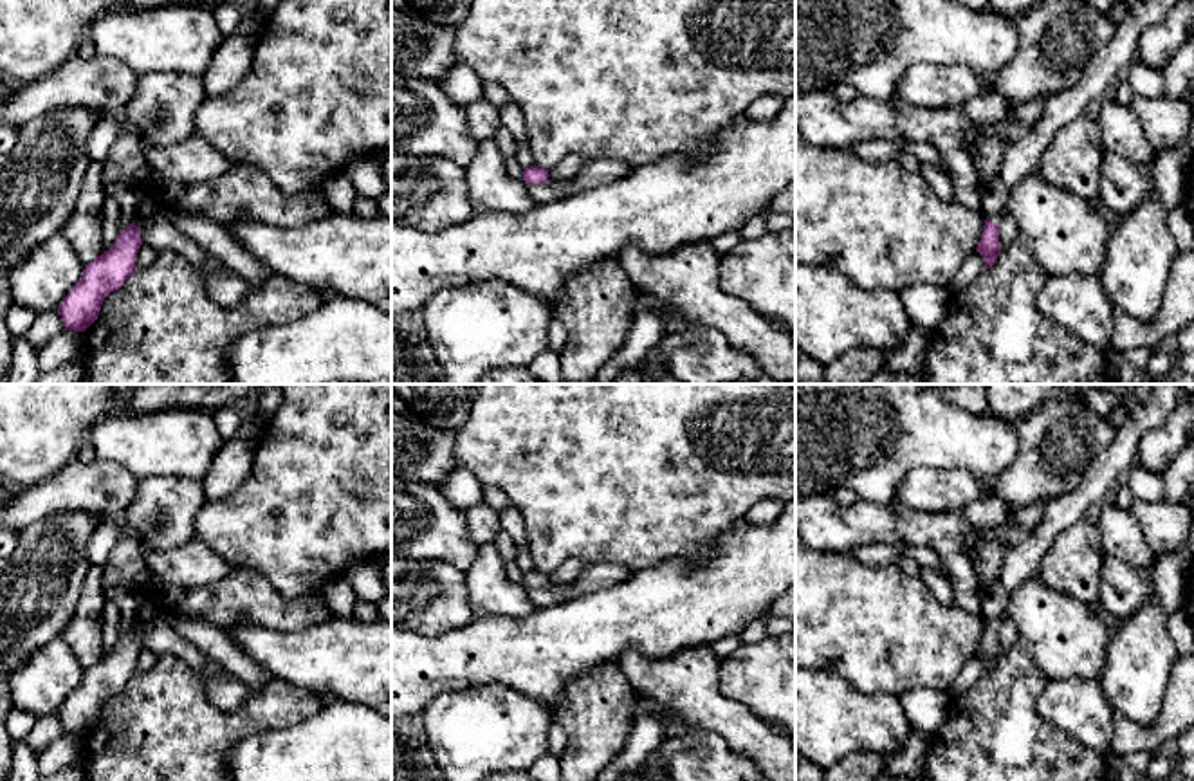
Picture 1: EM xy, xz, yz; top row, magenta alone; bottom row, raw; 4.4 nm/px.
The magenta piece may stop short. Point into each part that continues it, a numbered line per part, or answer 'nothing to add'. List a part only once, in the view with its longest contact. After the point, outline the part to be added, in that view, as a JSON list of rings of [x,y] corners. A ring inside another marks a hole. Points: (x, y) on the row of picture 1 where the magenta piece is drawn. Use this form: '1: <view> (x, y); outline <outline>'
nothing to add

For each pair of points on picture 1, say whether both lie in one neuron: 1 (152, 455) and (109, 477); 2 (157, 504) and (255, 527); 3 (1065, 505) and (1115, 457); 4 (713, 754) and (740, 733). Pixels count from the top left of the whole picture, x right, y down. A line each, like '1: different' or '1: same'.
1: different
2: different
3: same
4: different

